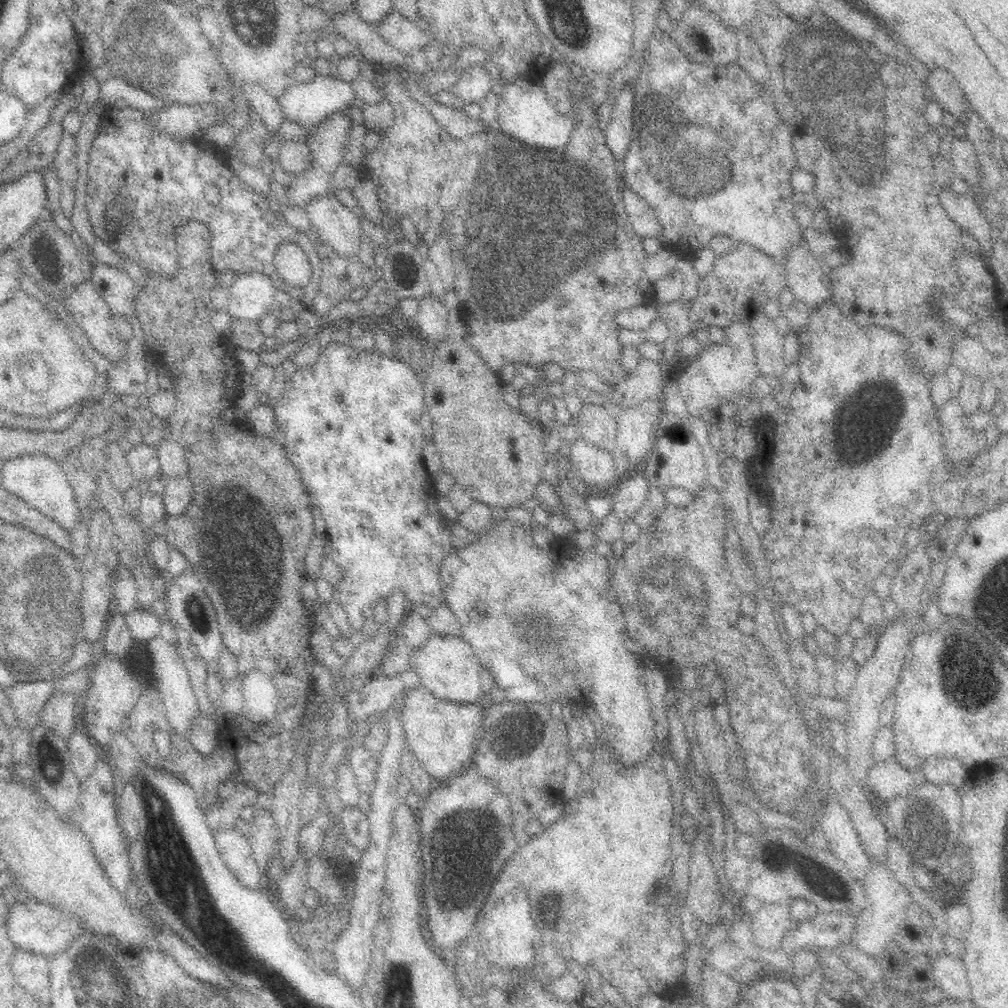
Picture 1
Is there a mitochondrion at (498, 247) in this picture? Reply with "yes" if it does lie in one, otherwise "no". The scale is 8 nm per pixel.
yes

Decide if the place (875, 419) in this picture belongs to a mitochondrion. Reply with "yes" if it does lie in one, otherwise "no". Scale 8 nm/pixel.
yes

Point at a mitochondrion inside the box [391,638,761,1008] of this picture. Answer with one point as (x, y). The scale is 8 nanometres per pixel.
(458, 868)

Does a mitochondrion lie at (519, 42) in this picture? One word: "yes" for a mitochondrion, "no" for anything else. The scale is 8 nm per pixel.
no

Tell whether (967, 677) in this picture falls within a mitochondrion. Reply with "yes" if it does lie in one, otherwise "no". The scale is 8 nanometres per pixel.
yes

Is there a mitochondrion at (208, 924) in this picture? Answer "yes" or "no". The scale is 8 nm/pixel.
yes

